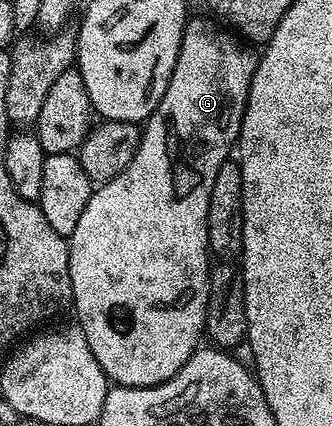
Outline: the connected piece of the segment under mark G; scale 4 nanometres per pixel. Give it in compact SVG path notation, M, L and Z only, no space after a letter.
M188 17L187 27L183 29L177 64L173 68L173 76L165 88L165 96L161 96L157 108L147 117L142 127L139 147L133 160L125 170L113 176L113 180L102 183L92 193L89 204L85 204L85 212L81 212L81 220L77 220L77 228L73 228L69 239L69 276L73 284L71 297L73 314L79 317L76 318L77 325L85 332L85 340L89 340L89 348L93 348L93 356L97 356L97 364L101 364L108 379L116 386L156 386L169 380L195 355L195 351L200 349L199 337L202 339L205 334L209 275L209 263L207 264L207 258L209 259L207 245L209 196L213 192L213 180L217 180L217 172L221 164L228 161L230 154L227 153L230 150L232 153L233 147L238 143L239 129L247 107L247 93L251 87L257 61L256 55L254 53L251 55L242 46L244 43L230 29L224 28L218 21L215 22L210 22L207 18Z

